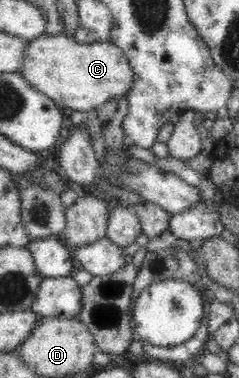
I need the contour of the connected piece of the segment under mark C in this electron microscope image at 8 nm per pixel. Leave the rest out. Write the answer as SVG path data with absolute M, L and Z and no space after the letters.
M64 32L38 35L27 43L19 74L40 93L58 105L76 111L92 111L110 98L119 99L129 93L134 74L126 55L110 41L79 43Z

